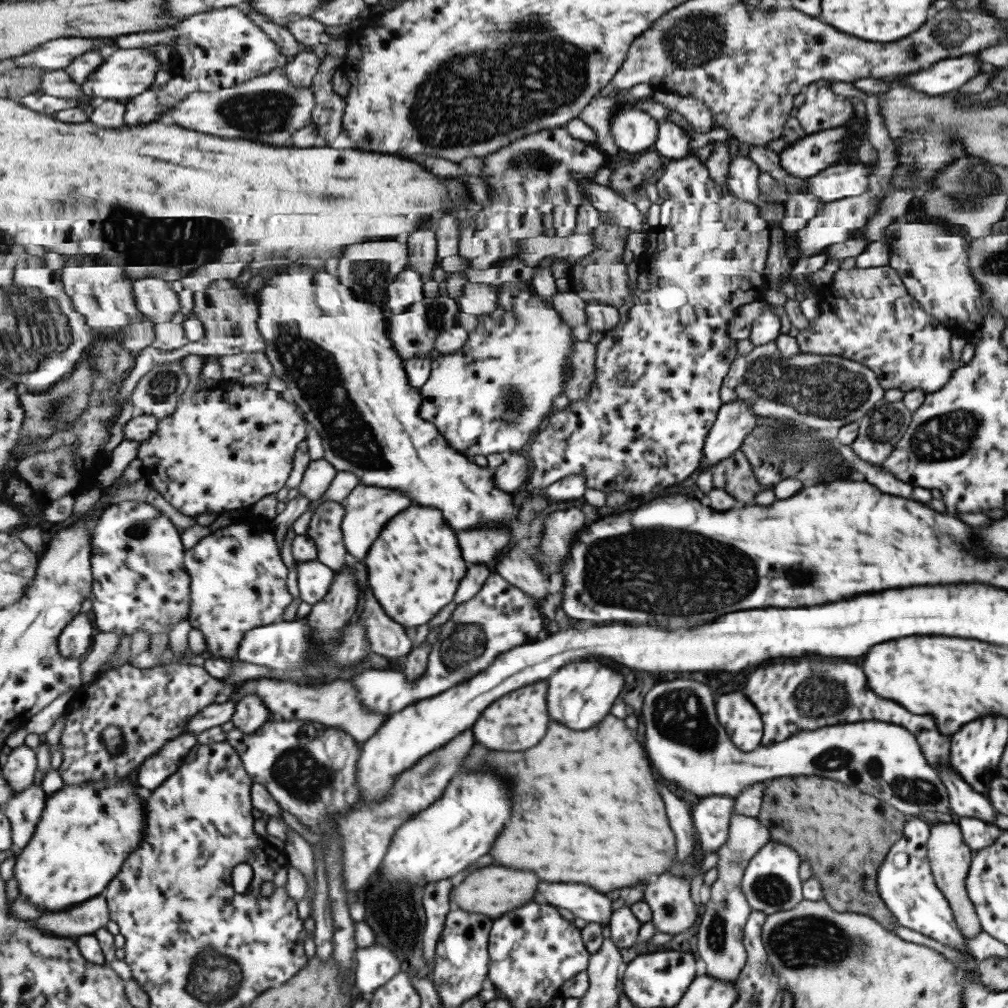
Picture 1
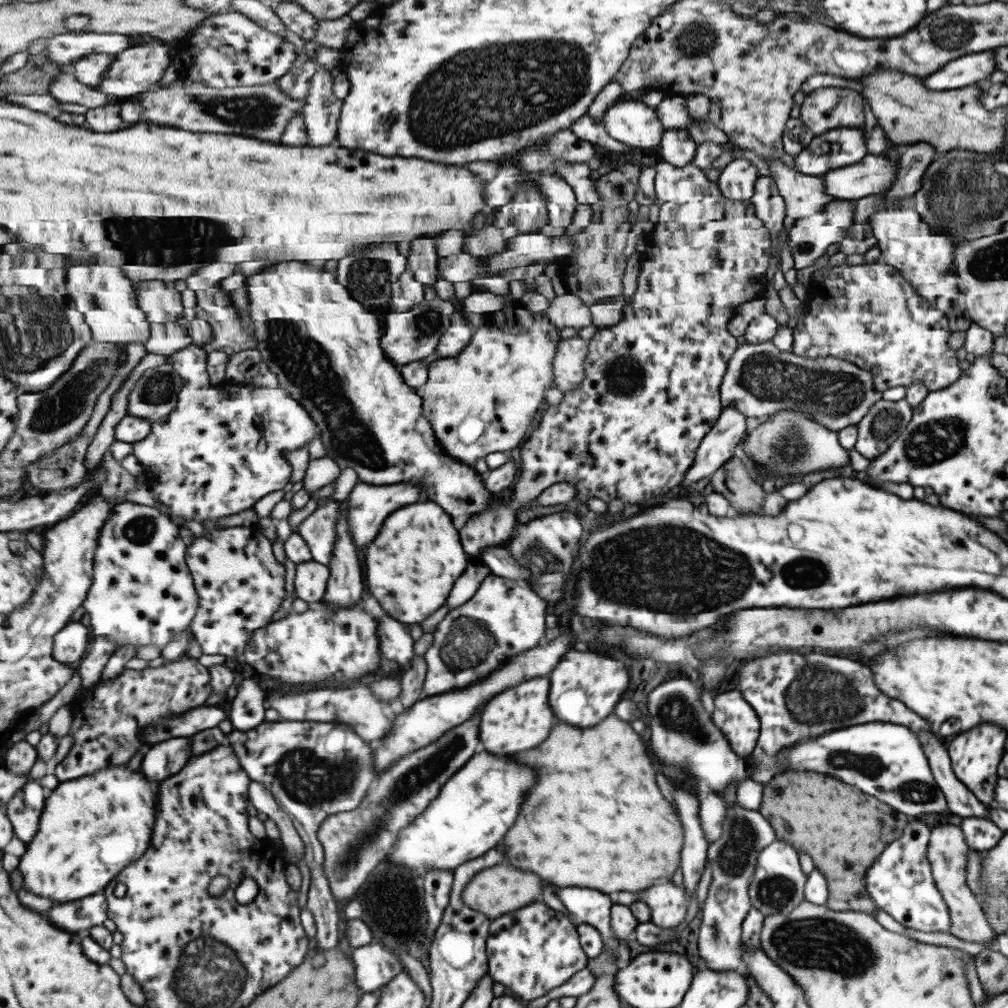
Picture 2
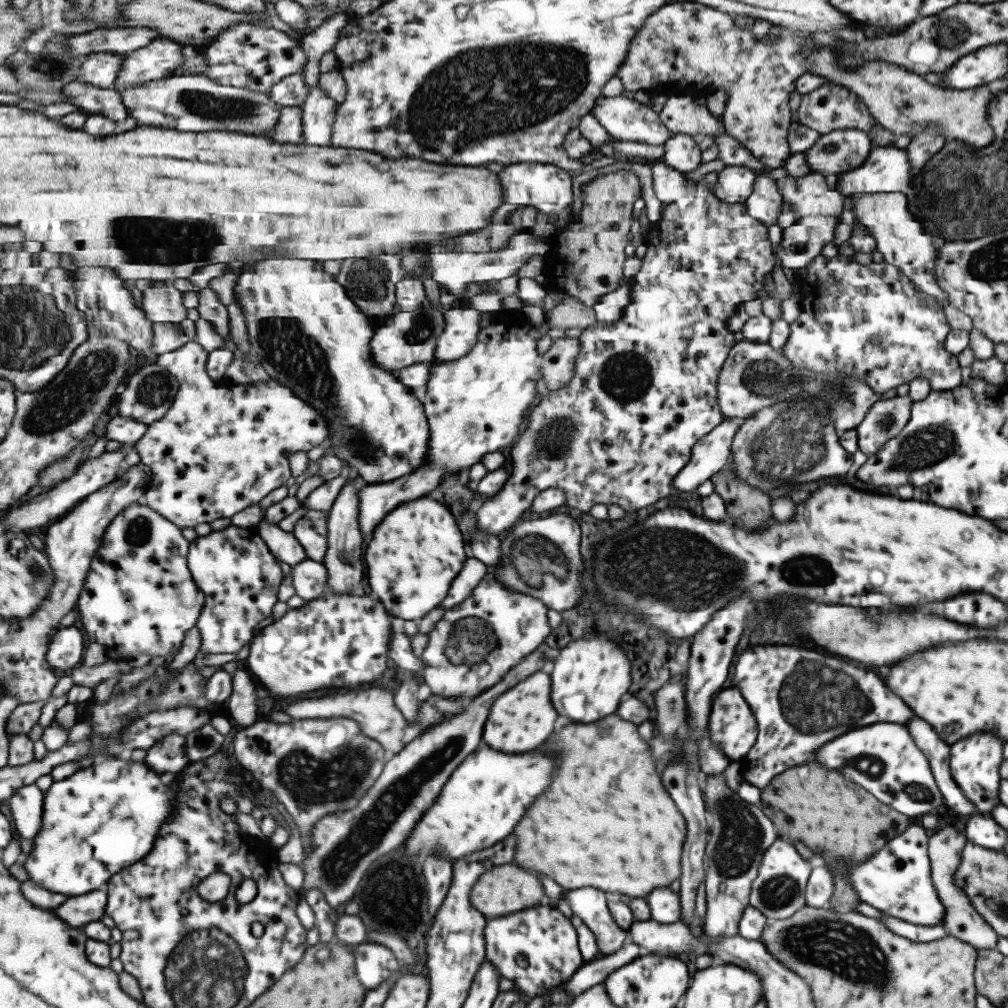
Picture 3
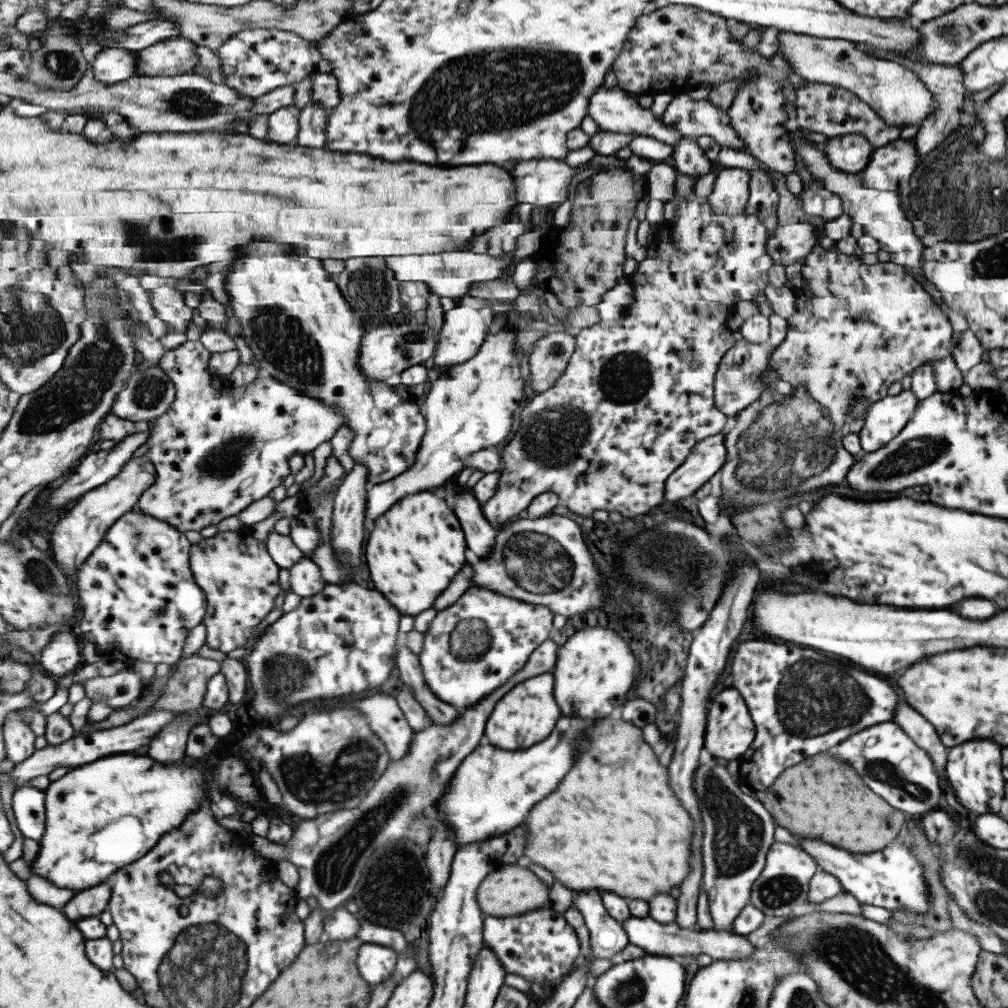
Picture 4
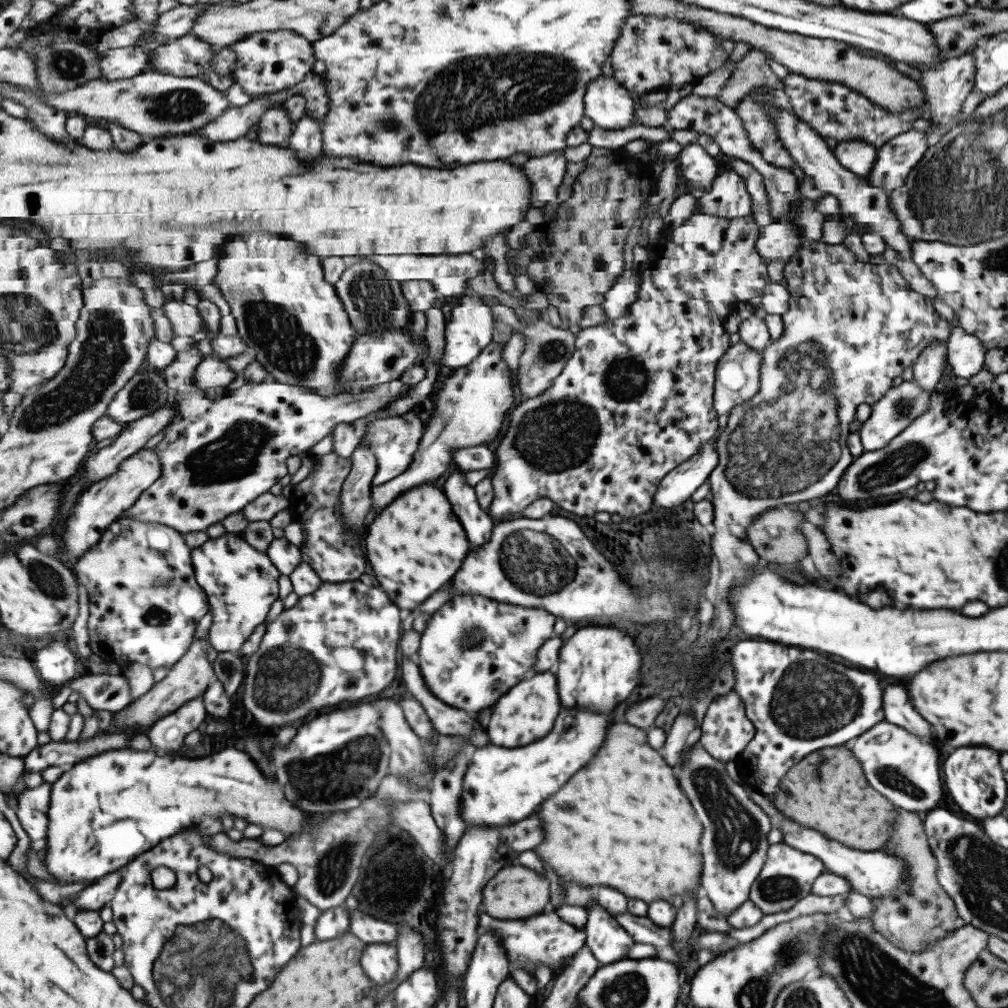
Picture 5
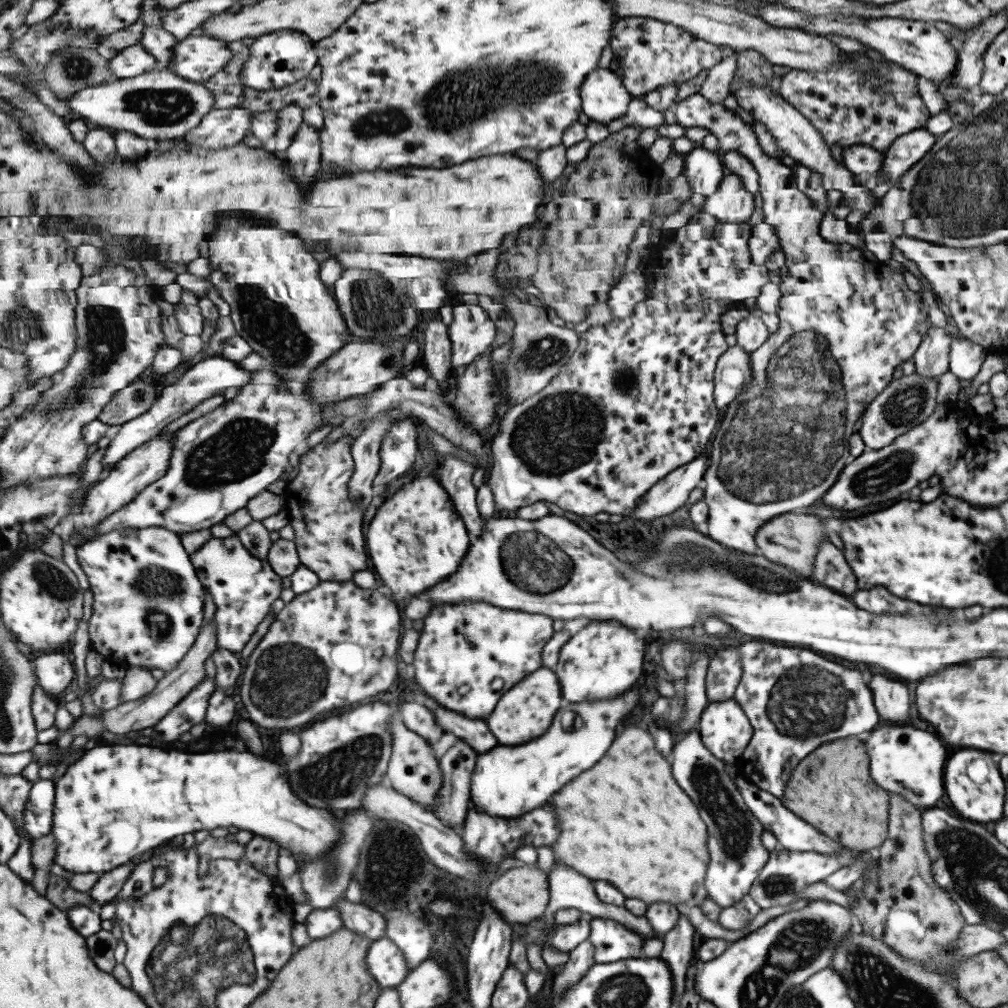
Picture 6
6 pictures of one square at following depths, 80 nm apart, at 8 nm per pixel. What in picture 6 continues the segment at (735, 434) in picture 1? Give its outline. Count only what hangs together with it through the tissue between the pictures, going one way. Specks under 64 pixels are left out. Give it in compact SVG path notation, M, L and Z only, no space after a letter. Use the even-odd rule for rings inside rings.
M704 453L699 454L693 461L668 474L643 495L643 502L639 502L639 510L635 510L632 516L641 520L653 520L673 514L677 508L687 504L689 493L702 480L708 458Z

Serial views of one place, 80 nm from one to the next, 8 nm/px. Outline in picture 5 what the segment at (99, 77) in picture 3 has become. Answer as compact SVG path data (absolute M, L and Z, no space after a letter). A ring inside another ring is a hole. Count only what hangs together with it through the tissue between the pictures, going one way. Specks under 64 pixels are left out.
M139 46L107 50L100 57L102 78L107 81L130 79L150 69L148 52Z

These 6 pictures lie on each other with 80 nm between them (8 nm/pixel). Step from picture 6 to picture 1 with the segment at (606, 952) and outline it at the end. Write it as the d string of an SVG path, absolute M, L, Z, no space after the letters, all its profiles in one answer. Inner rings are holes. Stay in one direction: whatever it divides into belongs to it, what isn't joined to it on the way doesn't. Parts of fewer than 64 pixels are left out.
M541 882L539 884L539 894L543 894L546 902L550 905L565 908L587 923L598 922L603 926L607 926L611 922L611 914L613 914L611 897L607 898L605 893L598 891L592 886L585 886L585 884L549 884L549 882Z

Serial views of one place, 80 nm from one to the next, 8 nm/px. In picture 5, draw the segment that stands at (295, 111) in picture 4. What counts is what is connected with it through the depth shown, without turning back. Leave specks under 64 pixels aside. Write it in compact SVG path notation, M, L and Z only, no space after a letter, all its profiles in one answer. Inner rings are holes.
M284 107L269 109L258 120L254 128L257 140L269 145L279 145L291 138L296 124L292 122L288 110Z

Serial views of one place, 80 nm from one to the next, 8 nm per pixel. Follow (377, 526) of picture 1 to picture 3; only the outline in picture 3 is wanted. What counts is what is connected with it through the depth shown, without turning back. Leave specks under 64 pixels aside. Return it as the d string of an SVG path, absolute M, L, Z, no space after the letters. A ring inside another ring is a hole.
M503 309L489 319L484 330L480 332L479 342L467 356L449 362L431 363L429 382L421 392L431 431L427 470L419 470L419 474L411 473L397 481L376 485L363 483L359 493L359 528L365 546L373 540L373 530L381 524L381 520L403 502L417 500L437 490L439 482L443 482L448 474L456 474L456 472L463 472L463 468L471 468L473 464L482 462L485 454L507 452L511 449L514 442L518 440L519 428L525 420L525 410L529 412L540 398L537 393L537 382L542 378L542 355L537 352L537 342L541 335L541 326L527 323L521 311Z

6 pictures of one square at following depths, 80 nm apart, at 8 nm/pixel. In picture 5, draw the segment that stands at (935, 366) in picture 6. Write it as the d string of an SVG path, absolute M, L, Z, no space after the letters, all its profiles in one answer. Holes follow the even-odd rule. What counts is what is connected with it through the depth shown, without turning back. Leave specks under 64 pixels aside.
M941 341L929 343L912 364L912 379L922 391L934 392L946 363L946 346Z

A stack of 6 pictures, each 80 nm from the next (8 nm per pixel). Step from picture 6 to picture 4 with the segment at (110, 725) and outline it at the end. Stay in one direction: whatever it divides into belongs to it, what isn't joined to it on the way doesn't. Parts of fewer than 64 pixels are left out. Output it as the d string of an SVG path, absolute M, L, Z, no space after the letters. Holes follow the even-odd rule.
M197 653L185 657L166 682L159 699L144 714L160 710L184 713L201 708L210 680L219 673L219 661L203 658Z

